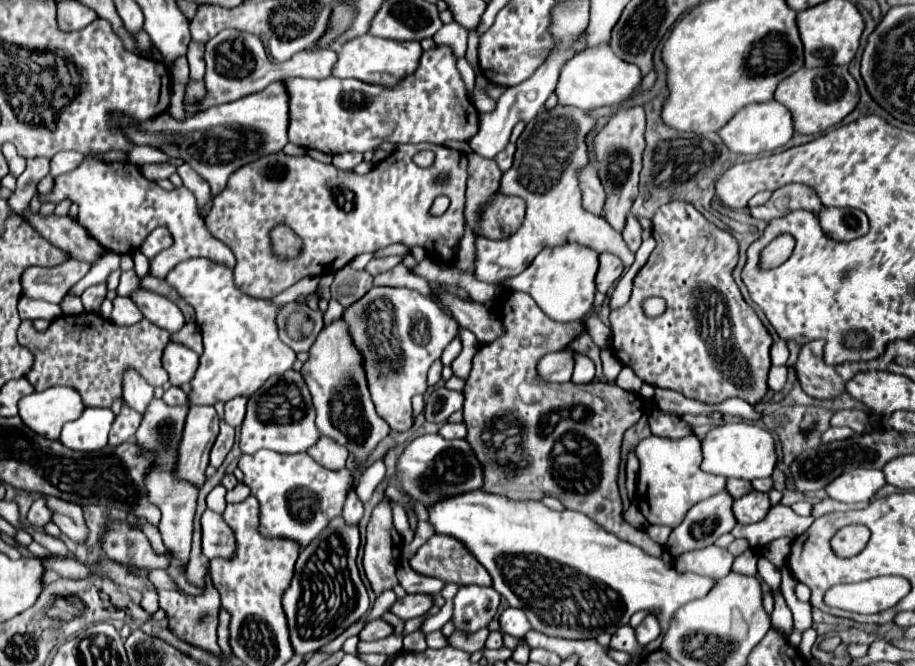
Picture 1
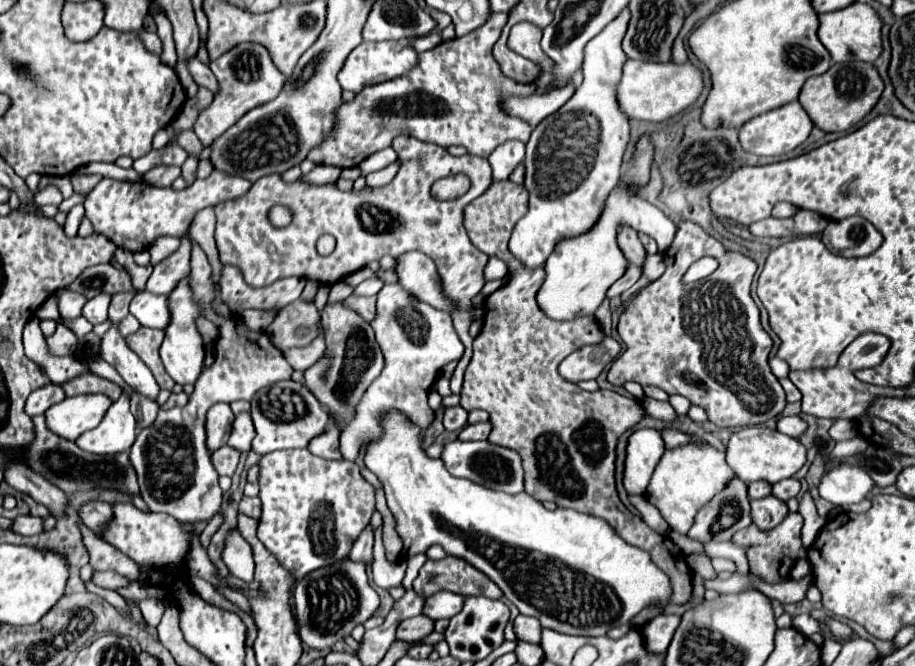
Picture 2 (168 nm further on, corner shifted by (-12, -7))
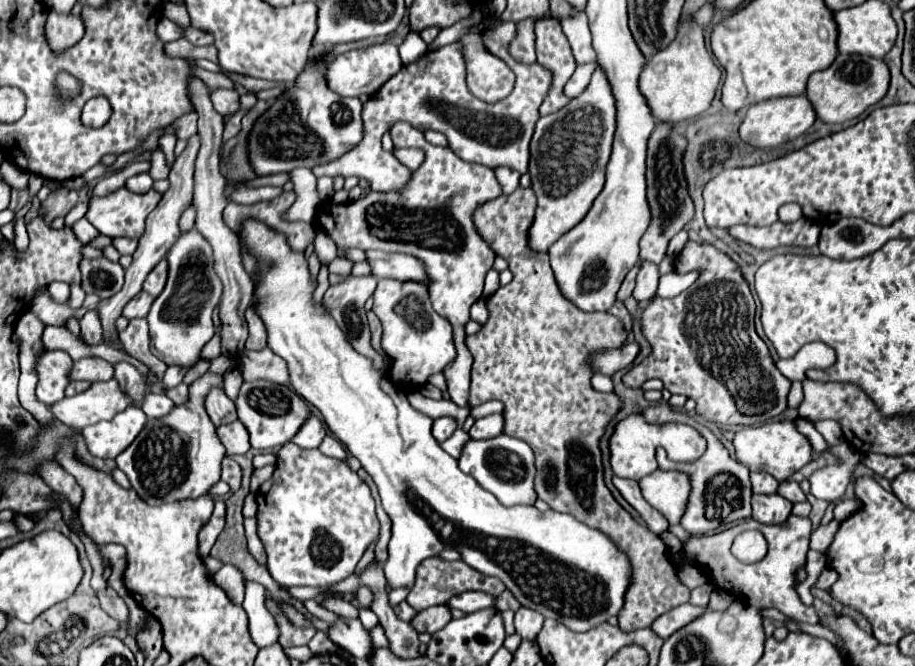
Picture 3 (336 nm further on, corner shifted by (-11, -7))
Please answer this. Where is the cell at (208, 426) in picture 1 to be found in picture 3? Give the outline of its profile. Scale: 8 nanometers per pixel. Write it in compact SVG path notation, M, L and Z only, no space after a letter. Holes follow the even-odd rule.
M213 388L213 392L207 394L205 410L207 410L207 414L215 426L223 426L223 424L237 420L235 404L225 396L223 390L217 390L217 388Z

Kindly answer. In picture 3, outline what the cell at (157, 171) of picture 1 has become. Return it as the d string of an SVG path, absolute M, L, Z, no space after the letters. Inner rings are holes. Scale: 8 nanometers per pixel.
M239 110L225 124L224 132L223 132L223 136L222 136L223 142L221 144L220 154L222 152L224 144L227 142L227 140L229 138L234 137L241 130L241 120L242 120L243 116L245 115L245 112L247 112L247 111Z

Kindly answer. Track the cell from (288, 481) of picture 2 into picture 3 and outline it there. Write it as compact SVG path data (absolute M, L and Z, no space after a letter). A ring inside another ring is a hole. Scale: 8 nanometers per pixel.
M293 442L277 452L275 472L257 492L257 534L267 552L267 570L273 580L289 586L333 586L349 576L361 560L365 548L379 536L379 520L375 516L375 500L367 484L343 462L329 458L319 450L301 450Z

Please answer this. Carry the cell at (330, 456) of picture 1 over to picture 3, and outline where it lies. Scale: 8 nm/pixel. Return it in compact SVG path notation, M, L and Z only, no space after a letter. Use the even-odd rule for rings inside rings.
M309 416L309 420L307 420L307 424L301 428L301 432L297 432L297 436L293 438L293 442L299 446L299 448L305 448L305 450L311 450L311 448L317 448L321 442L323 442L323 438L327 436L327 432L325 432L325 426L323 426L323 422L321 422L321 418L317 418L317 416Z

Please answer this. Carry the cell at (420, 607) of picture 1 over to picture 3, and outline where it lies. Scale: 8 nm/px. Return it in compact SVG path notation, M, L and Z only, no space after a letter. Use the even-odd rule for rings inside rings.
M463 592L459 596L453 596L447 602L447 606L449 608L457 608L457 610L469 614L469 612L477 612L481 608L493 606L493 602L495 602L495 598L489 596L489 594L485 594L485 592Z

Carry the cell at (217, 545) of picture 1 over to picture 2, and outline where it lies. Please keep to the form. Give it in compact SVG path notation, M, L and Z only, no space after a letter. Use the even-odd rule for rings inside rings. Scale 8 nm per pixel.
M238 530L230 532L224 554L222 554L226 566L230 568L232 576L244 580L244 582L252 582L254 580L254 560L252 560L252 550L248 546L248 542L240 536Z

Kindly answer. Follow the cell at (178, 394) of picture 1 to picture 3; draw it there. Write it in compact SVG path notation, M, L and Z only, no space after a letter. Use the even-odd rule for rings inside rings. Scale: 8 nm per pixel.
M147 394L143 412L147 416L151 416L151 418L161 418L161 416L169 414L173 406L175 404L173 404L173 400L167 394Z

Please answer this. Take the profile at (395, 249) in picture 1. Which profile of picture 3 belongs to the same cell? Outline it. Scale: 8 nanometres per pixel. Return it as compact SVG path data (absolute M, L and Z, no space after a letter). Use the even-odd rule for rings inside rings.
M335 258L335 260L329 264L329 272L343 274L343 276L349 276L349 274L351 274L351 268L353 268L353 262L351 262L351 260L341 260L341 258Z

